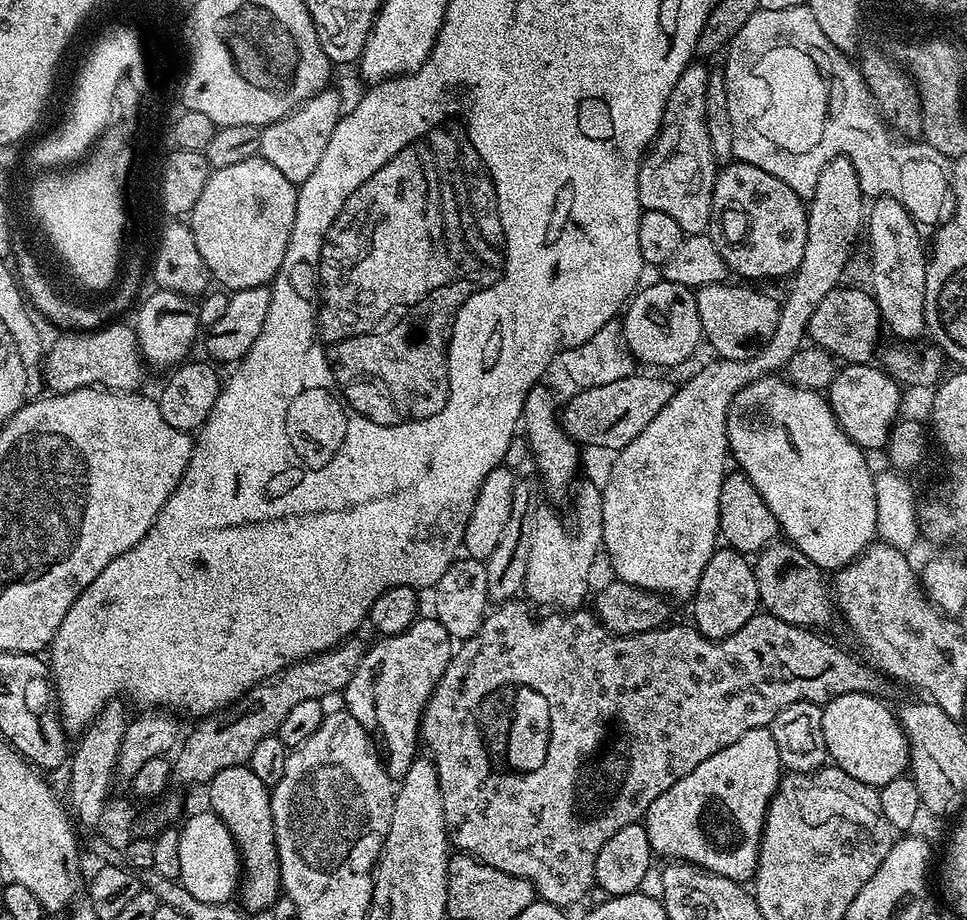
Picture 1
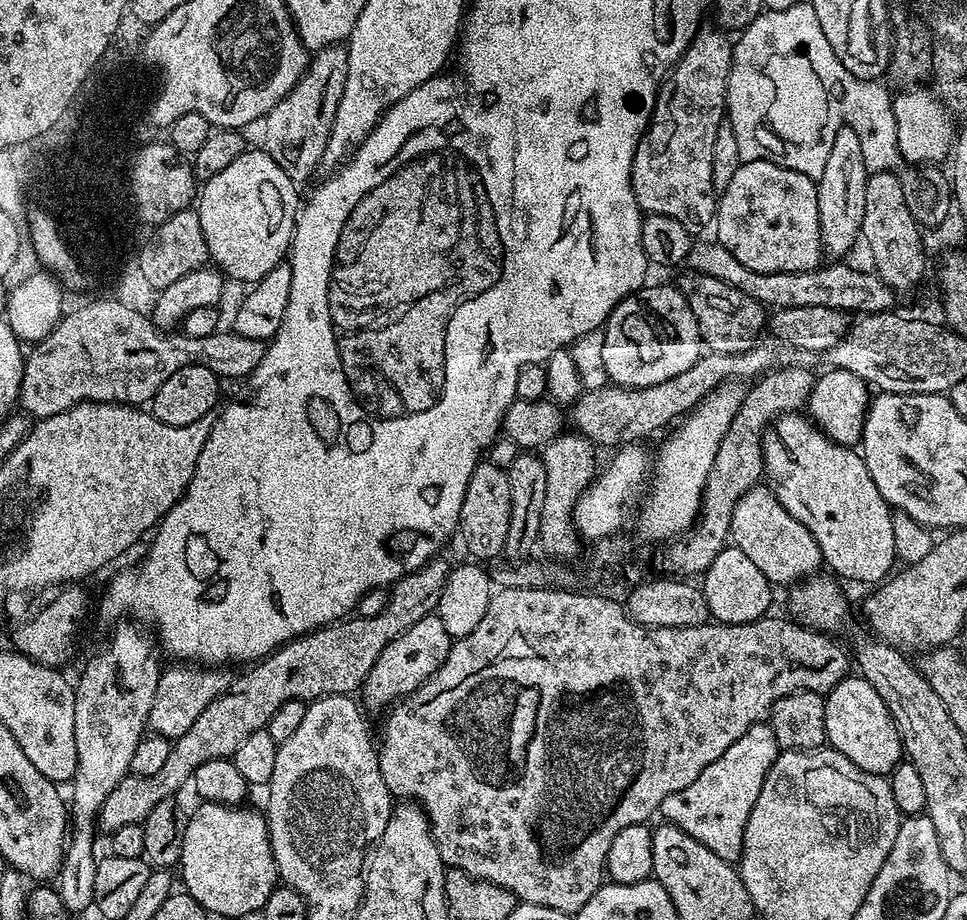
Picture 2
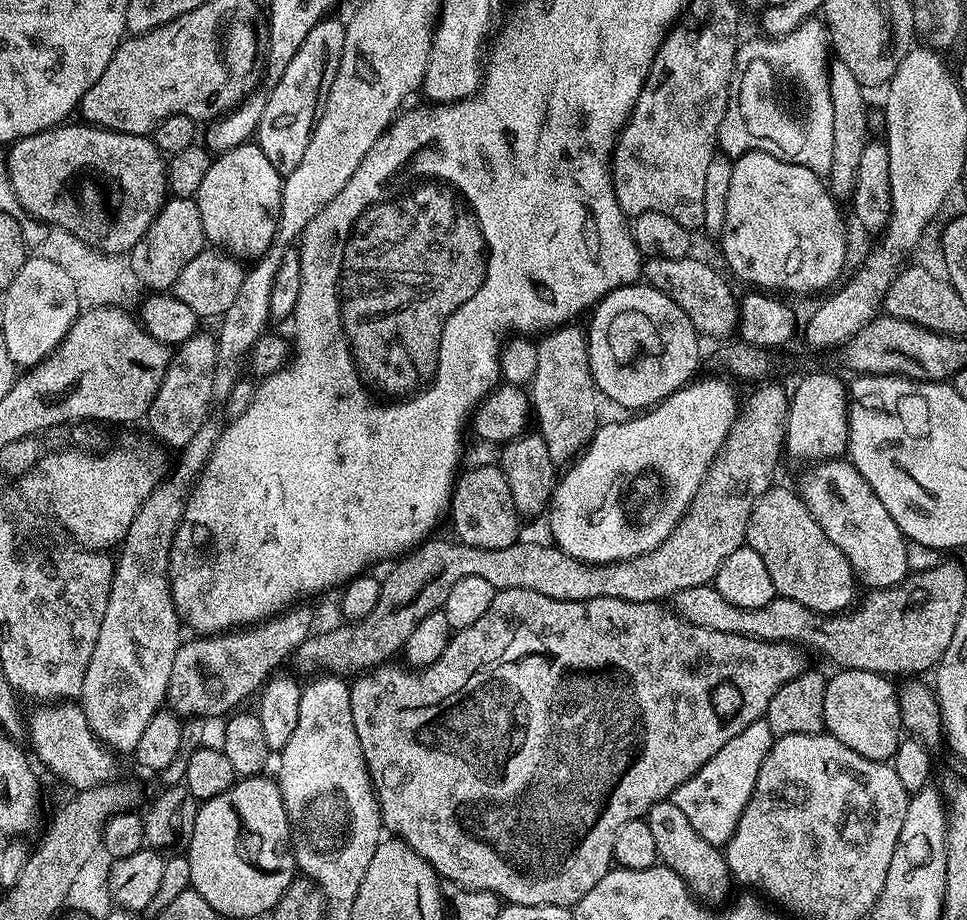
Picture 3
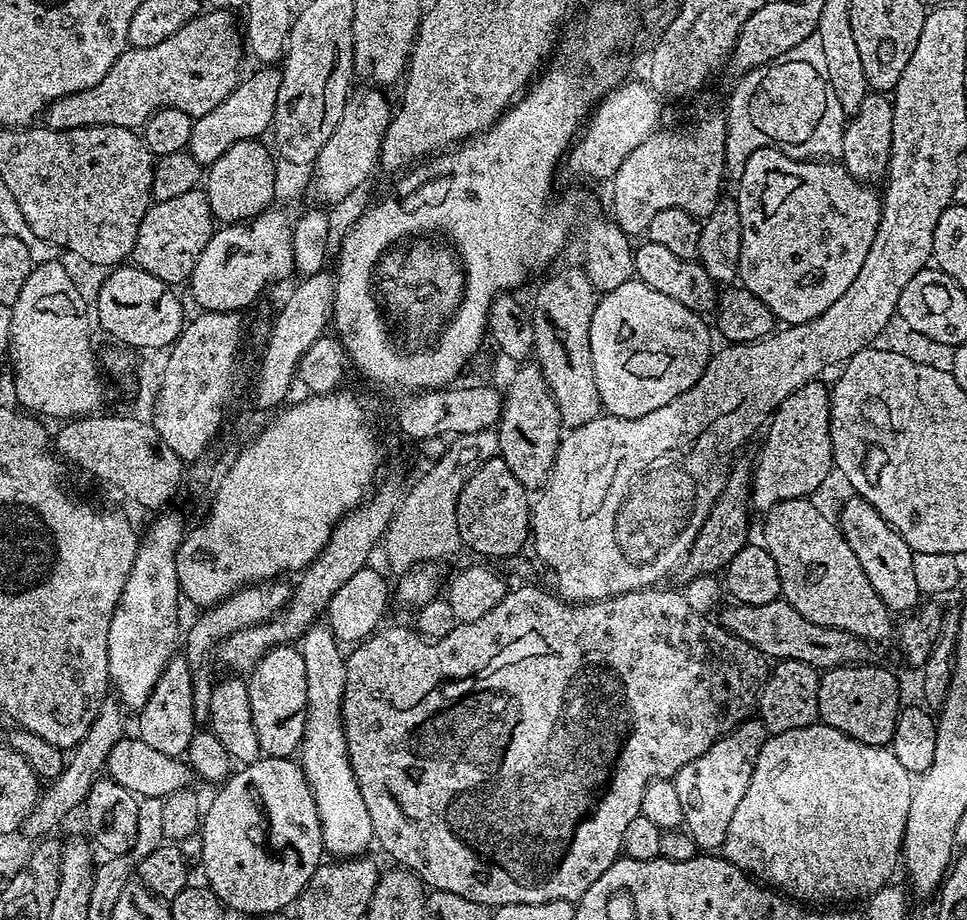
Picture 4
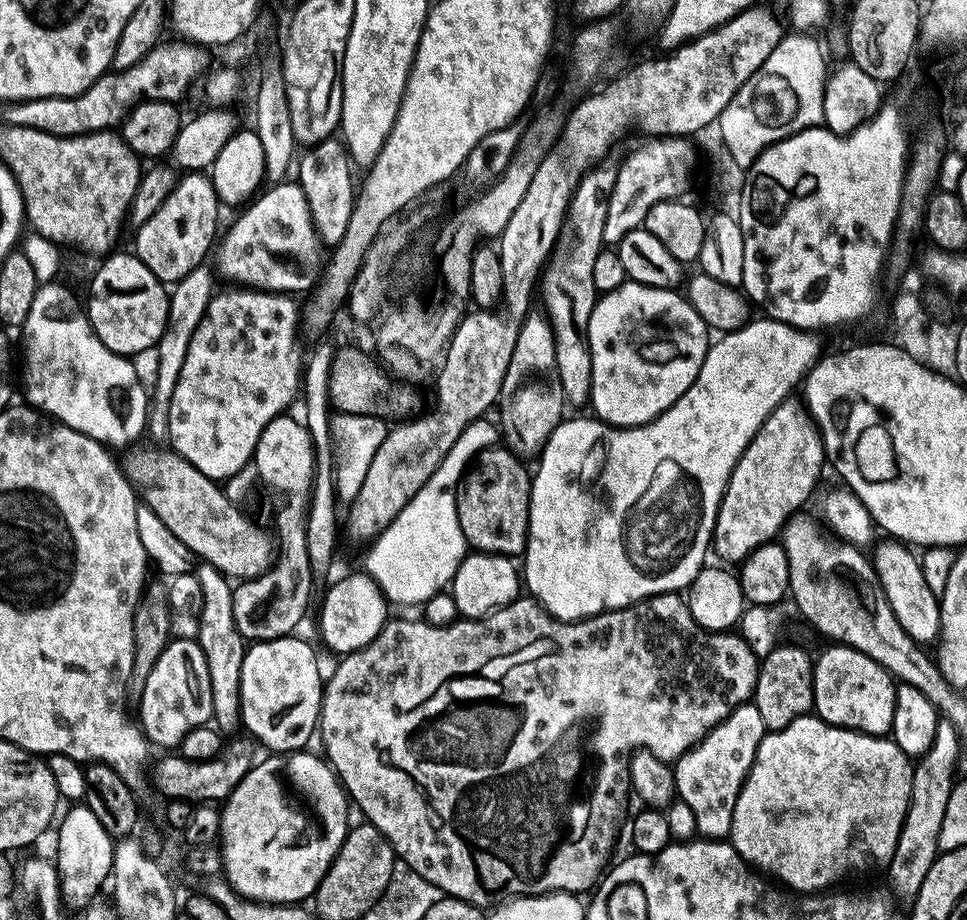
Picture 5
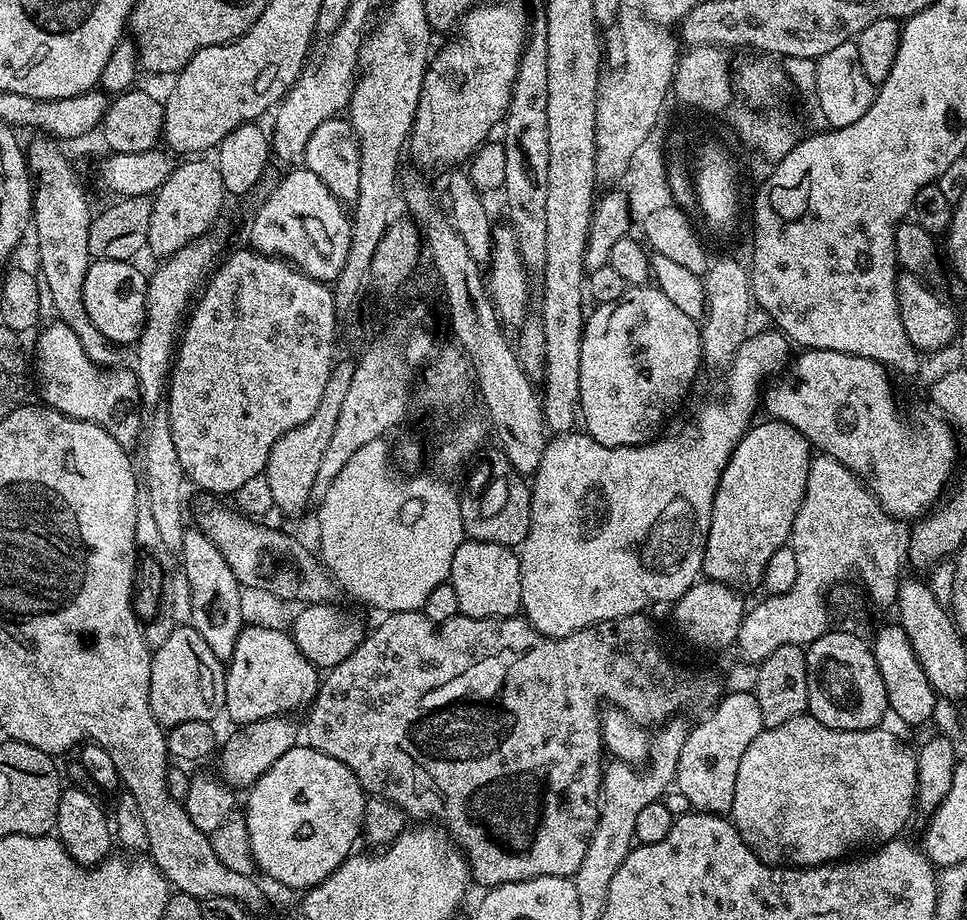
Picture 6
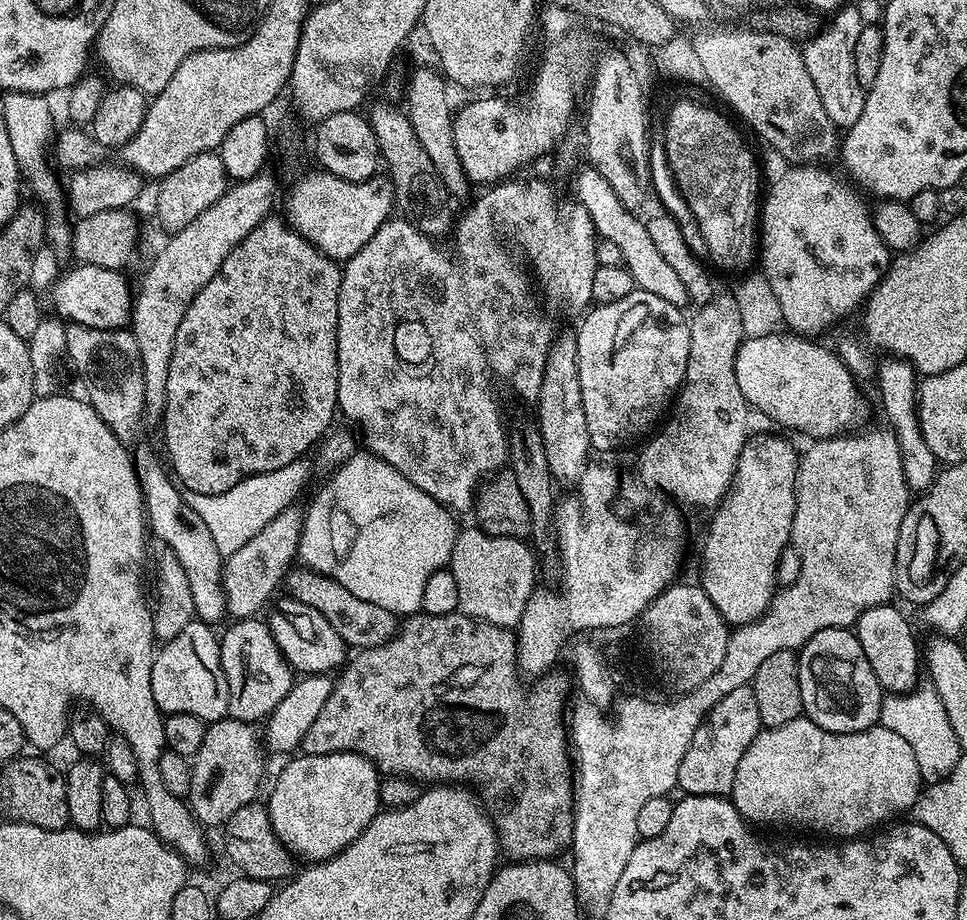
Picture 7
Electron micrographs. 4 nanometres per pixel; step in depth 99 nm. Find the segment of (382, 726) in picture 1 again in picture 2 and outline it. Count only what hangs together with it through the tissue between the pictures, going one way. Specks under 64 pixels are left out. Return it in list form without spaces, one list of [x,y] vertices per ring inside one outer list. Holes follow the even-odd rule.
[[[430,614],[414,622],[410,630],[398,634],[398,638],[382,650],[382,654],[378,654],[378,662],[370,666],[370,674],[362,685],[363,703],[372,708],[387,709],[401,698],[411,696],[440,669],[442,662],[446,662],[453,643],[454,637],[448,633],[446,626],[442,626],[442,618],[438,614]]]

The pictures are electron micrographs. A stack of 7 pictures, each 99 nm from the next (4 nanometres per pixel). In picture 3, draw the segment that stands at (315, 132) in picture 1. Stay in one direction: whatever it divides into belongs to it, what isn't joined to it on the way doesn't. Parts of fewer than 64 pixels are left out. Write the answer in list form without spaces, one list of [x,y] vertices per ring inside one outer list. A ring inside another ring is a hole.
[[[332,19],[321,20],[318,26],[314,26],[314,30],[310,30],[310,34],[306,34],[306,42],[302,42],[298,54],[290,58],[290,66],[286,66],[282,78],[271,85],[266,110],[262,110],[260,125],[256,128],[255,143],[260,145],[262,154],[270,158],[270,162],[281,174],[287,174],[294,170],[294,166],[298,166],[298,162],[302,162],[302,154],[306,154],[306,146],[310,146],[316,124],[324,117],[326,98],[330,94],[330,86],[334,86],[334,78],[338,74],[338,66],[344,53],[345,21]]]

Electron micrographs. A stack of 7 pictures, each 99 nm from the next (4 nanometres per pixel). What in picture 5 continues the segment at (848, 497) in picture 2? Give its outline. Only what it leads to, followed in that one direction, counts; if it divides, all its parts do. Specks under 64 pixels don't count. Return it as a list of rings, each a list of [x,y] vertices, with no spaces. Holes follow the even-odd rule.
[[[884,538],[884,541],[878,544],[875,545],[876,553],[871,553],[870,559],[890,609],[898,618],[902,630],[906,630],[910,638],[923,646],[938,641],[940,639],[940,598],[933,590],[930,590],[929,586],[926,586],[925,575],[922,574],[917,553],[909,545],[895,538]]]

